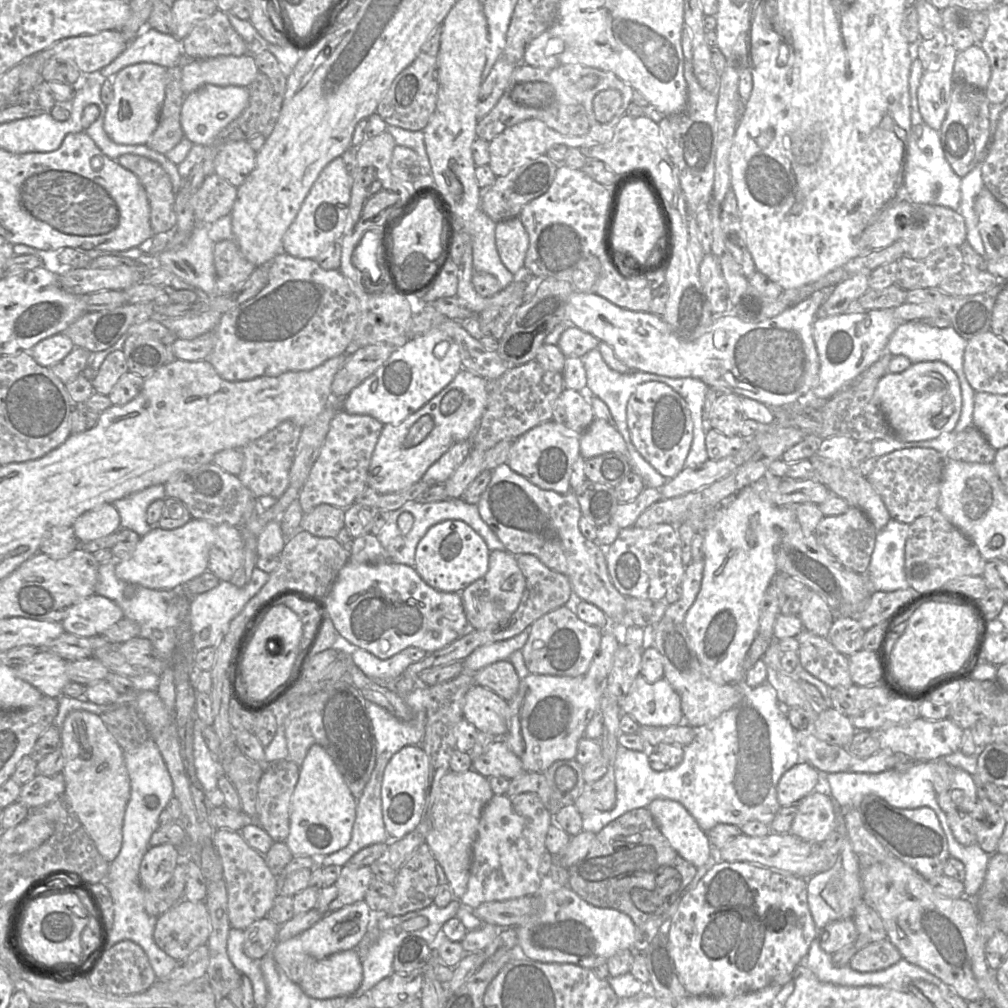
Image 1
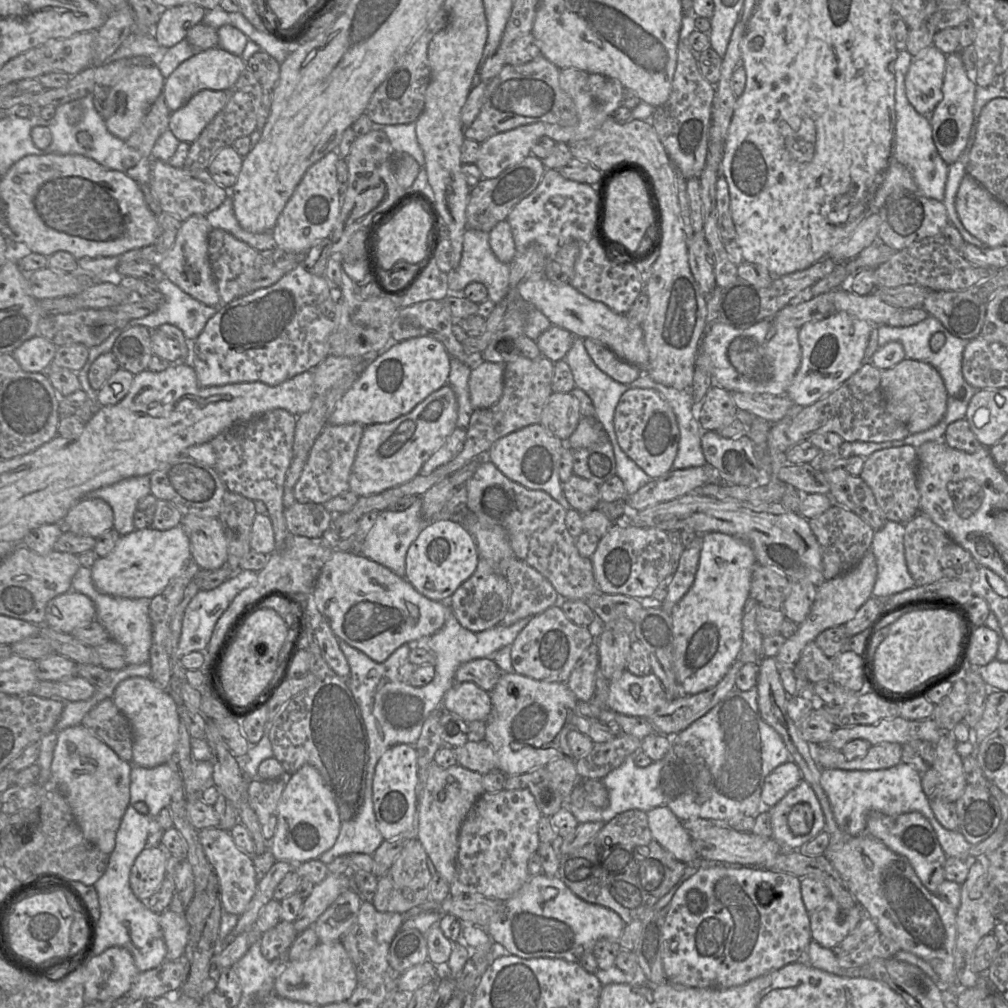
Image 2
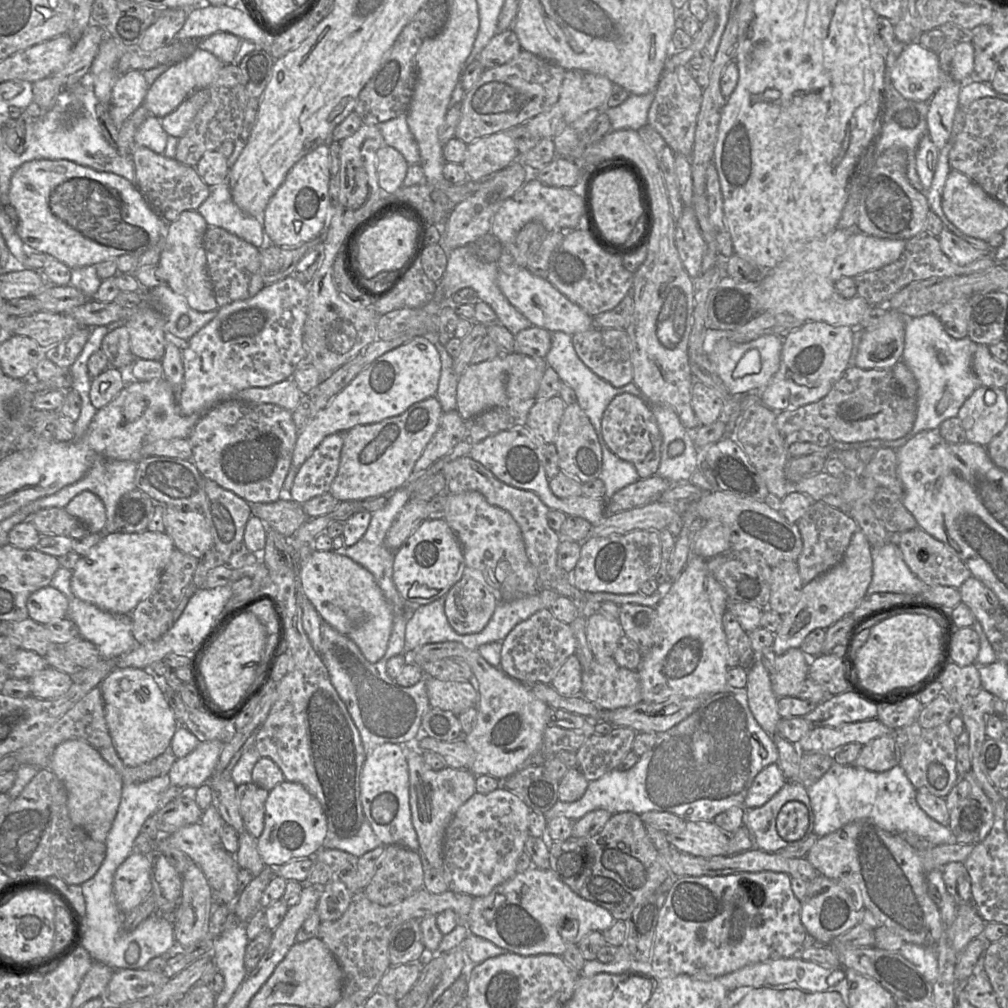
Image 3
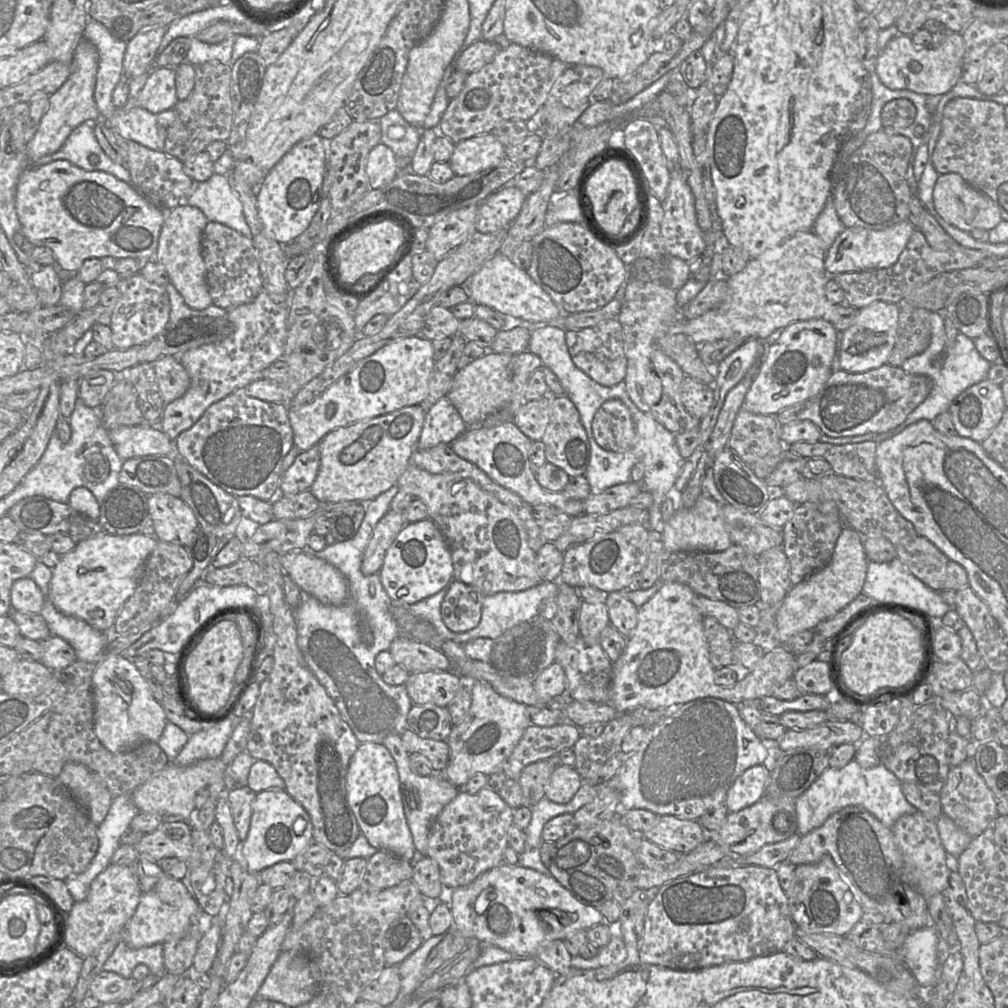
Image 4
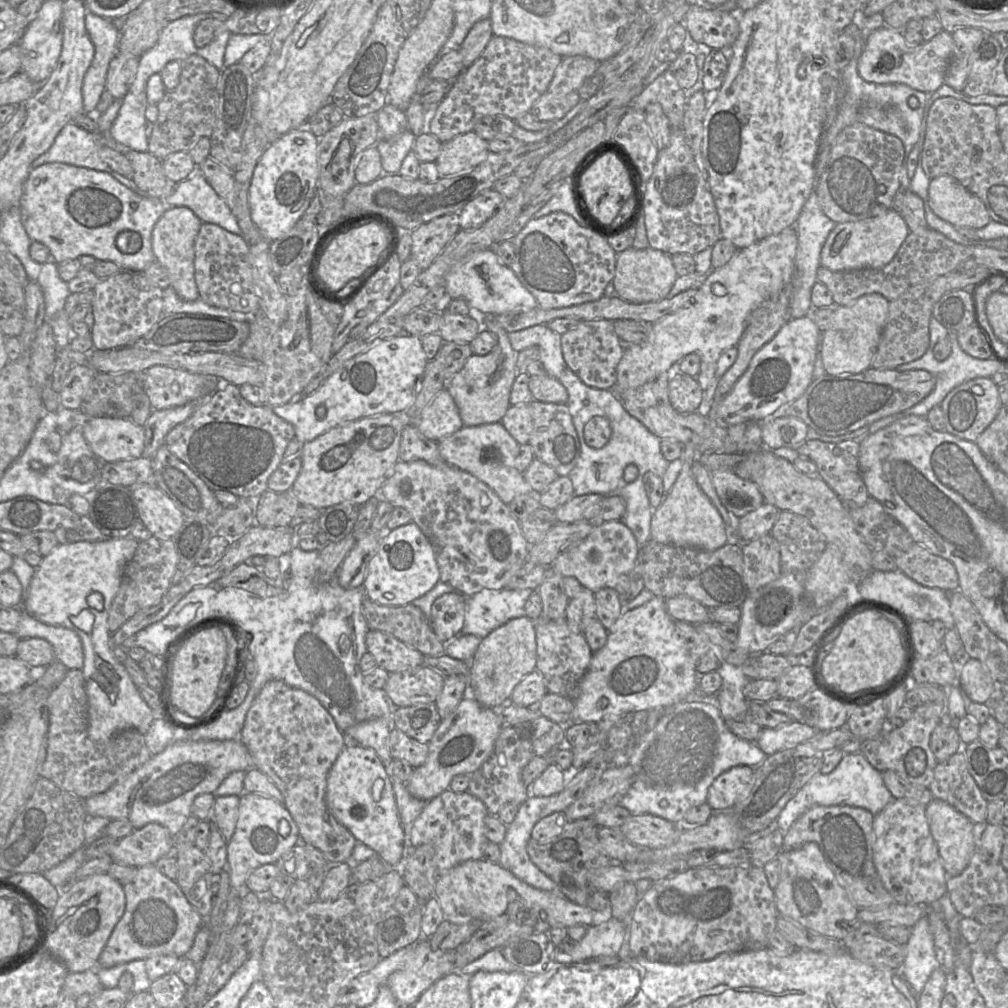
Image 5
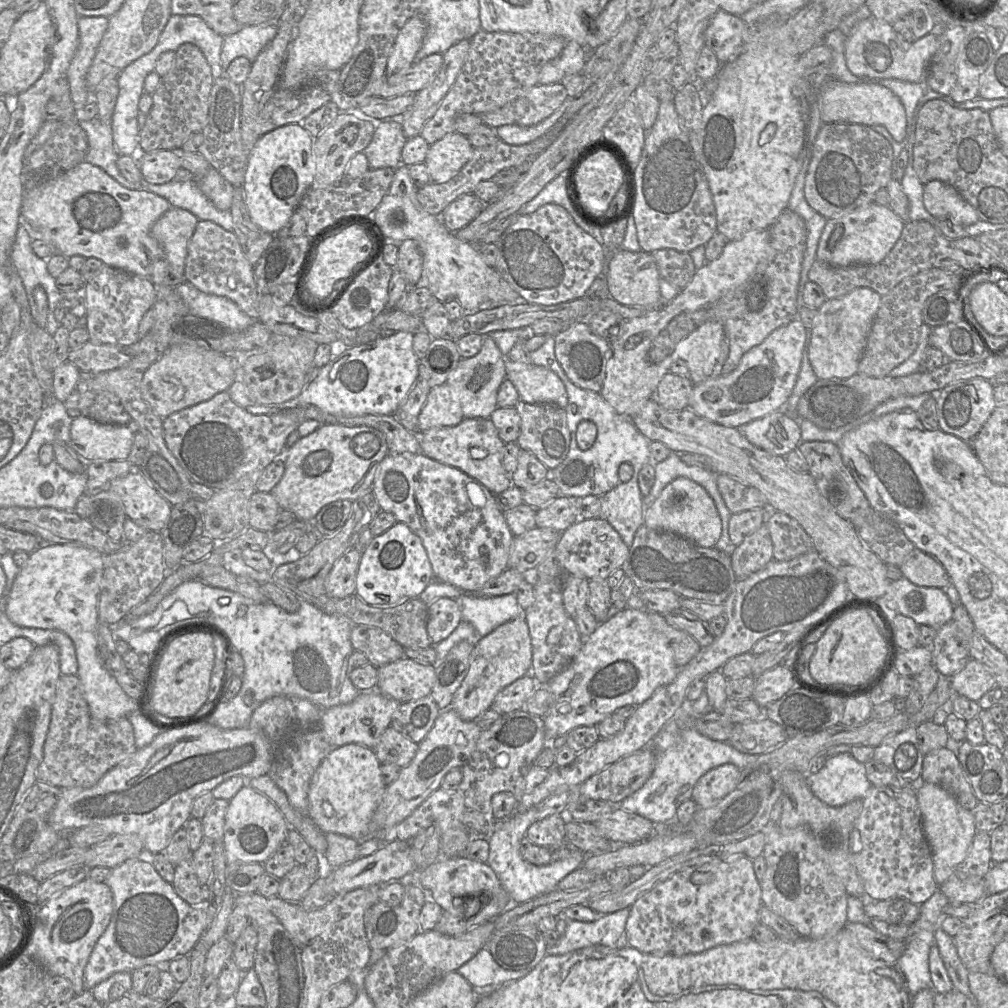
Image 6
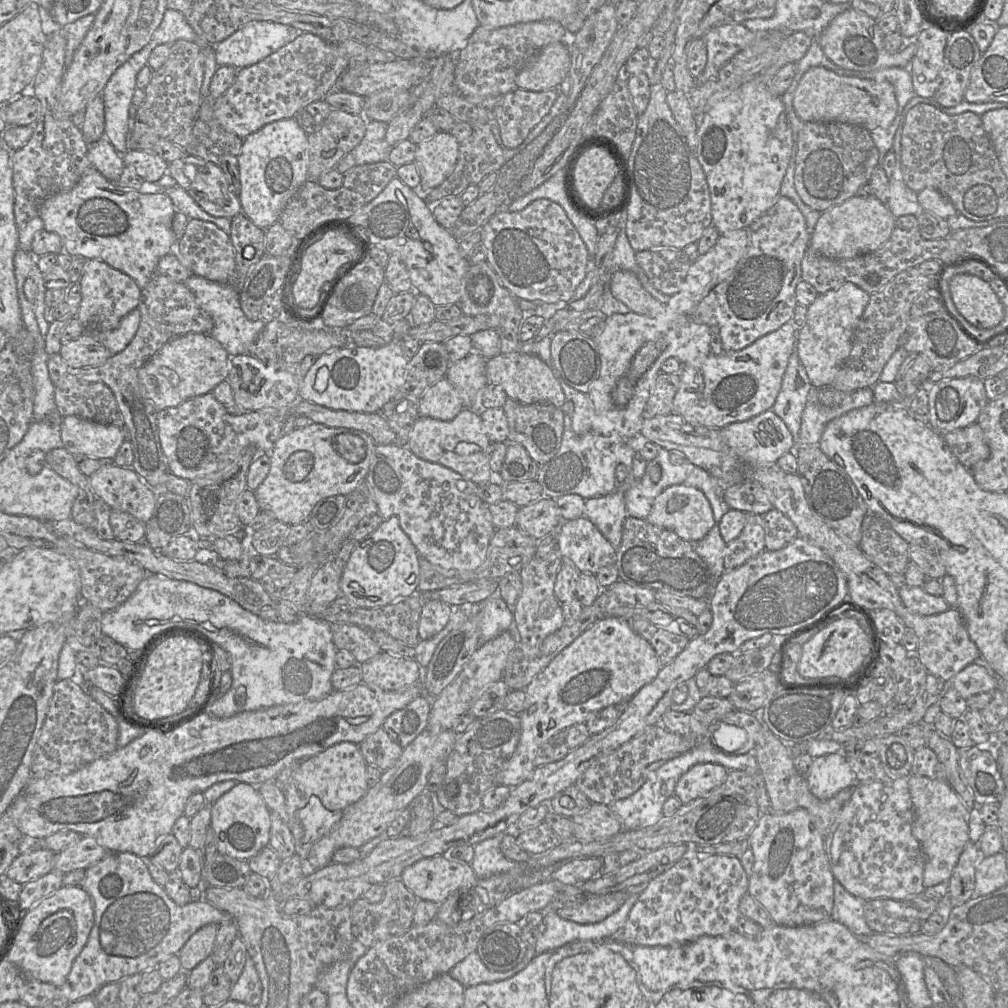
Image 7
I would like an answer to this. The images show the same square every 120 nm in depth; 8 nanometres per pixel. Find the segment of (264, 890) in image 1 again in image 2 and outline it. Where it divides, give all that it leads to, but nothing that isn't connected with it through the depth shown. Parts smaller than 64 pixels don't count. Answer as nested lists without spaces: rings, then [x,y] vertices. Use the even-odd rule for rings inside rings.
[[[204,828],[198,831],[198,839],[219,884],[220,902],[224,912],[240,916],[255,894],[258,879],[253,856],[241,851],[229,831],[221,828]]]

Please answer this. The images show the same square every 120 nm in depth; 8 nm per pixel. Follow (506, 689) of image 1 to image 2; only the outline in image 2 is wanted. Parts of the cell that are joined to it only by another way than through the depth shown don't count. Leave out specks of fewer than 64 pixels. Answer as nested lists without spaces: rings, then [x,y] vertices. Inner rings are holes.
[[[479,658],[459,666],[455,682],[473,682],[490,693],[504,672],[492,659]]]

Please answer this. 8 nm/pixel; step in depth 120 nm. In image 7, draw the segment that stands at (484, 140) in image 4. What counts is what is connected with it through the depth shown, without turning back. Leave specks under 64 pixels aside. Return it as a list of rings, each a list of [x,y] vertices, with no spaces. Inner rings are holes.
[[[445,131],[417,144],[413,163],[420,175],[421,193],[439,186],[452,173],[458,152],[459,142]]]

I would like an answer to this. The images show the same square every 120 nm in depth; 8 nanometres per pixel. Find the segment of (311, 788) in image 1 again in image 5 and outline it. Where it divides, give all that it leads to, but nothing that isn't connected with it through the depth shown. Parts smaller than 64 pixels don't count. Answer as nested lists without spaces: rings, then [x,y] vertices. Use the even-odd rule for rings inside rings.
[[[258,793],[240,796],[236,829],[227,842],[227,868],[230,875],[229,900],[243,895],[249,875],[258,867],[275,863],[300,839],[298,827],[287,808],[275,799]]]

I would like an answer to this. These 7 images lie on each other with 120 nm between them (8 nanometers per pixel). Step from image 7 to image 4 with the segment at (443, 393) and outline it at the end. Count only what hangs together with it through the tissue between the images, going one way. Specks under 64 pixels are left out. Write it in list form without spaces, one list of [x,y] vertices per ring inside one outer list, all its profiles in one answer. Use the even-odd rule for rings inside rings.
[[[443,396],[427,411],[418,448],[429,449],[440,443],[450,444],[467,429],[448,396]]]

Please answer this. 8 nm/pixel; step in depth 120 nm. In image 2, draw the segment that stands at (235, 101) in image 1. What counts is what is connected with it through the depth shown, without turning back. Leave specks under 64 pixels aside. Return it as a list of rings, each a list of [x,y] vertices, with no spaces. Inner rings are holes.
[[[204,89],[170,115],[168,129],[180,141],[191,144],[228,101],[228,91]]]

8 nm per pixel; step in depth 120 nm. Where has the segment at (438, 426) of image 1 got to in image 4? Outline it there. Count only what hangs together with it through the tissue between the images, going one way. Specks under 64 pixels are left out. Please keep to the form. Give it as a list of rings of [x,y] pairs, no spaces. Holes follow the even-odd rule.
[[[412,405],[330,431],[318,443],[320,467],[309,491],[320,503],[336,503],[370,502],[389,490],[411,464],[425,415],[420,405]]]

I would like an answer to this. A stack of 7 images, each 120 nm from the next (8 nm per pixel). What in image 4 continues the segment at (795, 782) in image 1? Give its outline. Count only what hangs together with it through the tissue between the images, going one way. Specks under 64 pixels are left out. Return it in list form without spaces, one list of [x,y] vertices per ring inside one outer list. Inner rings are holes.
[[[762,765],[746,769],[727,792],[725,805],[729,812],[736,812],[759,801],[770,781],[770,770]]]

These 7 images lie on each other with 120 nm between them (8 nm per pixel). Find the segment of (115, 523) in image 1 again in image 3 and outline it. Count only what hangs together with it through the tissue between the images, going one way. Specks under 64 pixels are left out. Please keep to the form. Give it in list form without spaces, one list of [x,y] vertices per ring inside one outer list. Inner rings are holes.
[[[88,490],[79,493],[65,509],[80,520],[91,533],[105,533],[106,509],[103,501],[95,493]]]

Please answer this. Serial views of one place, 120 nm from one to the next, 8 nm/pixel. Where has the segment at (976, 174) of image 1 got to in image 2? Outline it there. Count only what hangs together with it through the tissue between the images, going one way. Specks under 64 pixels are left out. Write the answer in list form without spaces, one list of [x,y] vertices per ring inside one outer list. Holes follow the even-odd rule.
[[[974,129],[971,130],[969,139],[970,139],[969,143],[967,143],[966,149],[962,153],[962,155],[958,158],[958,160],[956,162],[954,162],[953,164],[948,166],[948,175],[947,175],[947,180],[946,180],[946,184],[945,184],[945,196],[944,196],[944,199],[942,202],[947,210],[947,215],[948,215],[950,224],[952,224],[954,227],[957,228],[957,230],[960,232],[962,238],[964,239],[964,241],[966,243],[972,244],[978,248],[994,248],[994,247],[985,247],[985,245],[980,240],[978,240],[976,237],[974,237],[972,234],[970,234],[965,229],[965,227],[963,226],[963,224],[961,223],[961,221],[959,219],[959,216],[958,216],[956,208],[955,208],[956,193],[958,191],[958,188],[959,188],[962,178],[966,174],[966,166],[968,163],[968,152],[970,150],[970,147],[972,145],[973,139],[974,139]]]

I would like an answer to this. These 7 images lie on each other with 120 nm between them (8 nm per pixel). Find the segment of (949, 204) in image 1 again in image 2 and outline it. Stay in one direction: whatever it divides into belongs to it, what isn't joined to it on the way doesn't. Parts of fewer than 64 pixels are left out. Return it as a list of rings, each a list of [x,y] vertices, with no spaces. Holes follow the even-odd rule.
[[[902,50],[898,52],[894,63],[896,126],[892,157],[910,171],[922,195],[942,202],[945,196],[949,165],[945,163],[937,151],[930,121],[915,110],[906,96],[905,78],[912,59],[913,56],[907,50]]]

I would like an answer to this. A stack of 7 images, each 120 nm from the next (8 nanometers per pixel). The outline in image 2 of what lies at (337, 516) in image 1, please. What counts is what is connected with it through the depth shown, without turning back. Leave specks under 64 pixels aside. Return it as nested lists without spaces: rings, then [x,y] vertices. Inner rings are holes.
[[[295,502],[284,509],[289,532],[296,536],[320,538],[331,528],[334,515],[322,504]]]

